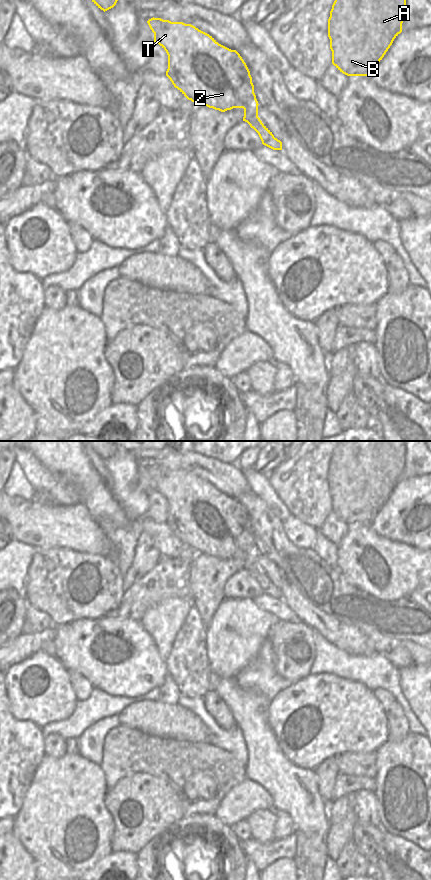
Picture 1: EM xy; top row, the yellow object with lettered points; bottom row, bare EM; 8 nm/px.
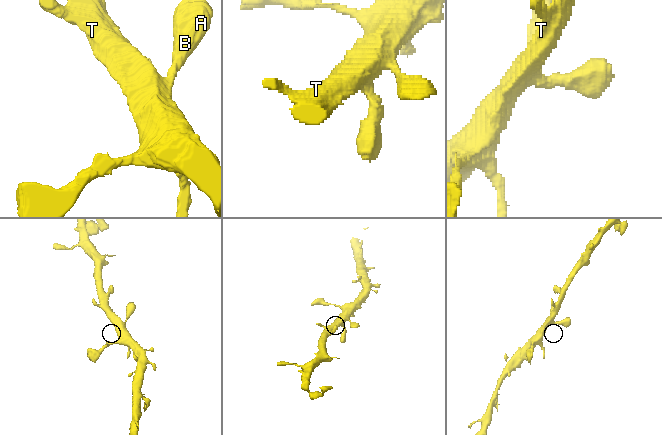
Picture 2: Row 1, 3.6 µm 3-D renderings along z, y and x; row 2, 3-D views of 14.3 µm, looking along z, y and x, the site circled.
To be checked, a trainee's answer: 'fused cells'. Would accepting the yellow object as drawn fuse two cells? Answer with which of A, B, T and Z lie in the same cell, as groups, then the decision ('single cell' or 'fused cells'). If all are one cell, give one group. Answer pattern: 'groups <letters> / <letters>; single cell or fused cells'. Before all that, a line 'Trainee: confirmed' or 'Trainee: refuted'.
Trainee: refuted
groups A B T Z; single cell

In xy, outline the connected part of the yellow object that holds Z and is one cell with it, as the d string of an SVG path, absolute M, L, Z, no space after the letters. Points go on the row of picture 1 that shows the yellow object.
M154 17L147 23L154 33L154 42L168 55L166 76L175 88L198 106L207 106L221 112L243 108L243 121L258 133L262 144L273 150L282 150L282 142L274 137L258 117L259 104L254 93L252 77L246 63L236 50L219 44L212 36L191 24Z

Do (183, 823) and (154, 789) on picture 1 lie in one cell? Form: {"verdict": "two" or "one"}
{"verdict": "two"}

